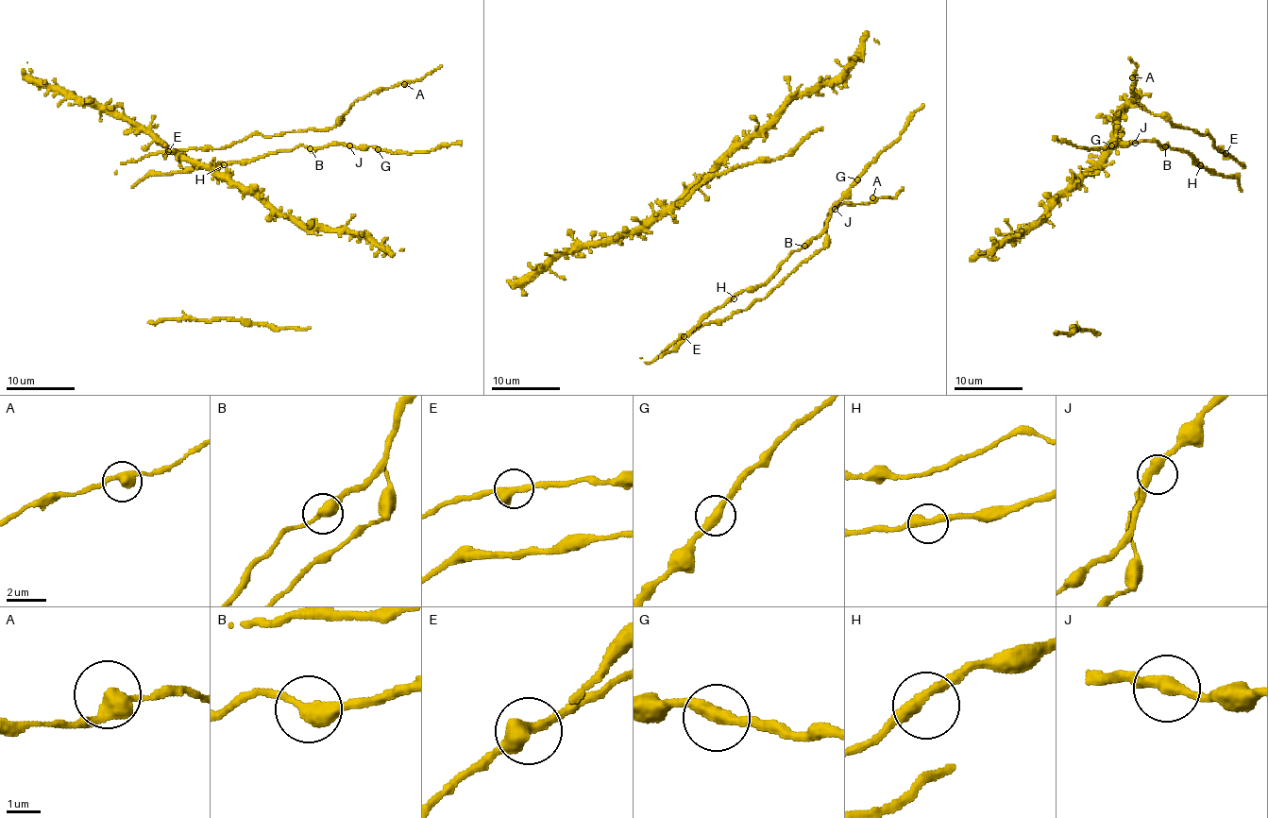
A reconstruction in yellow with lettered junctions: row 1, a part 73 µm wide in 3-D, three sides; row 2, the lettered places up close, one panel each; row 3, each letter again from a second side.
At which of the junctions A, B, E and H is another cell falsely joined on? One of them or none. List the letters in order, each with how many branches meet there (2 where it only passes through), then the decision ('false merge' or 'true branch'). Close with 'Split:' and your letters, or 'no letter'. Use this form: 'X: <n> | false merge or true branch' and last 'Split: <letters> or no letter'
A: 2 | true branch
B: 2 | true branch
E: 2 | true branch
H: 2 | true branch
Split: no letter

